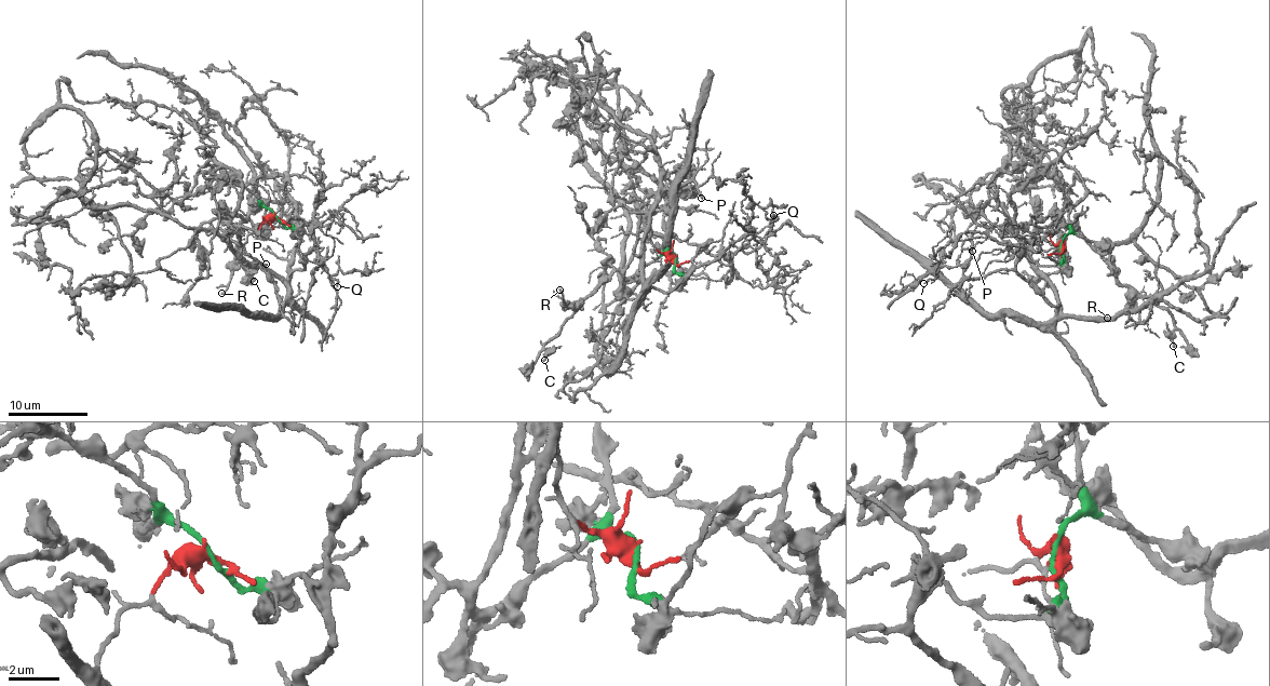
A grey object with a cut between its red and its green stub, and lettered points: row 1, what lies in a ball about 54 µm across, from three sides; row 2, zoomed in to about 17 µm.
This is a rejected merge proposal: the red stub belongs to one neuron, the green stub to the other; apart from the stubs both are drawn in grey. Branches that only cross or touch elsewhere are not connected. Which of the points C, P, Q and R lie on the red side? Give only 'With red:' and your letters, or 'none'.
With red: P, Q

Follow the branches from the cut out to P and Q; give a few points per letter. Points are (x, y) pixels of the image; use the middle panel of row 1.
P: (675, 260), (652, 245), (651, 215), (662, 193), (693, 180), (701, 199)
Q: (675, 260), (650, 240), (649, 225), (640, 261), (646, 287), (666, 293), (748, 231), (756, 204), (773, 215)

